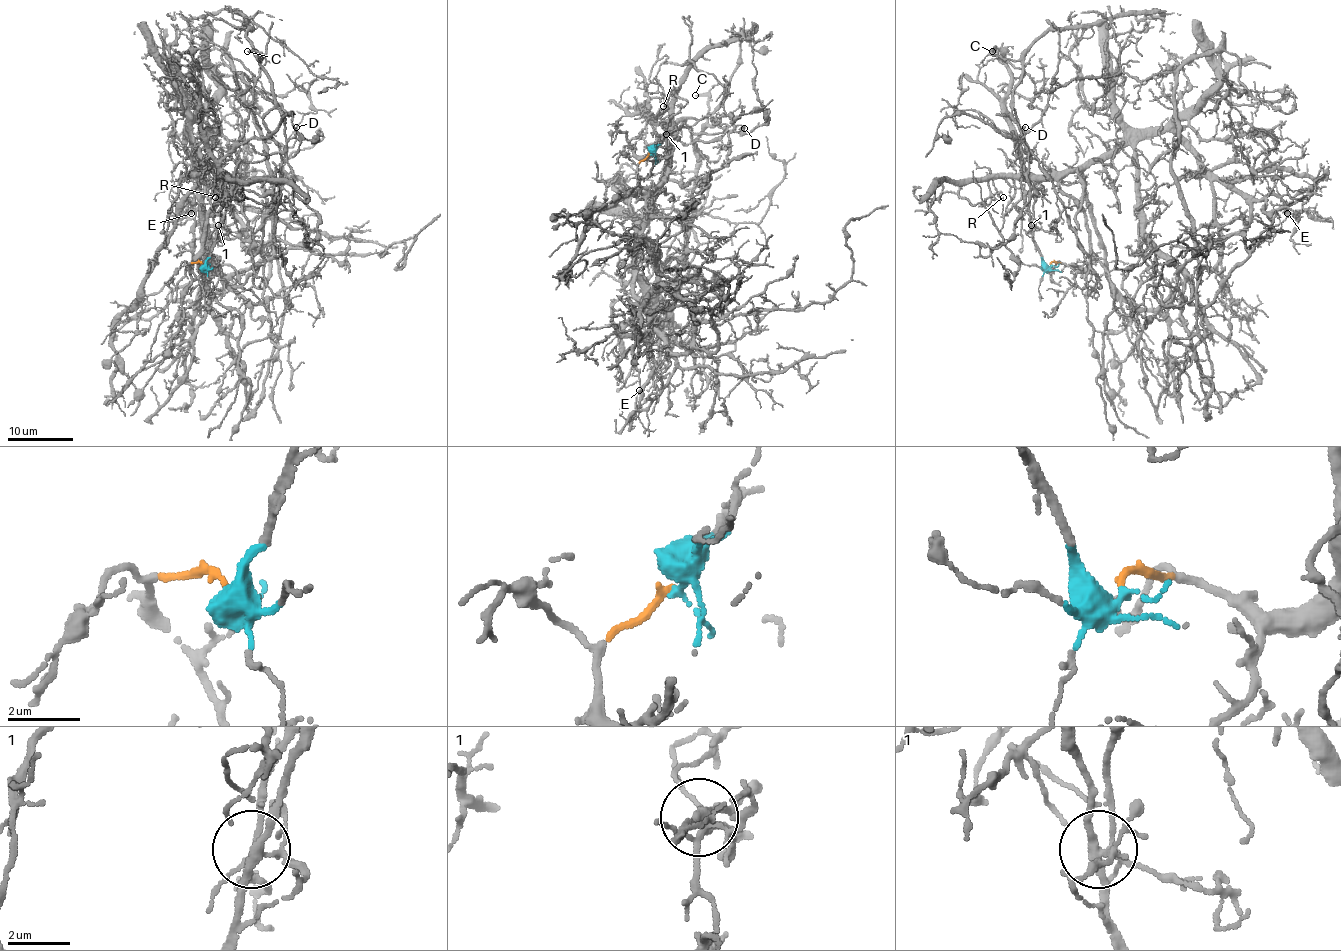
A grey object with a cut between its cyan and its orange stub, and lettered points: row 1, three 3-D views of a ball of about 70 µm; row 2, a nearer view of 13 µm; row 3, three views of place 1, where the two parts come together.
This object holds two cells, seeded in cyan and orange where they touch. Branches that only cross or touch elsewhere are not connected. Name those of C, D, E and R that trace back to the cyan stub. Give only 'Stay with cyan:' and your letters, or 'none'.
Stay with cyan: C, D

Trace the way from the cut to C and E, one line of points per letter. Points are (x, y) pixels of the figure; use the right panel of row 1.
C: (1051, 264), (1033, 238), (1021, 182), (1023, 168), (1031, 161), (1011, 107), (1021, 63), (992, 51)
E: (1051, 264), (1090, 261), (1085, 212), (1059, 182), (1165, 132), (1237, 189), (1306, 210), (1286, 213)

